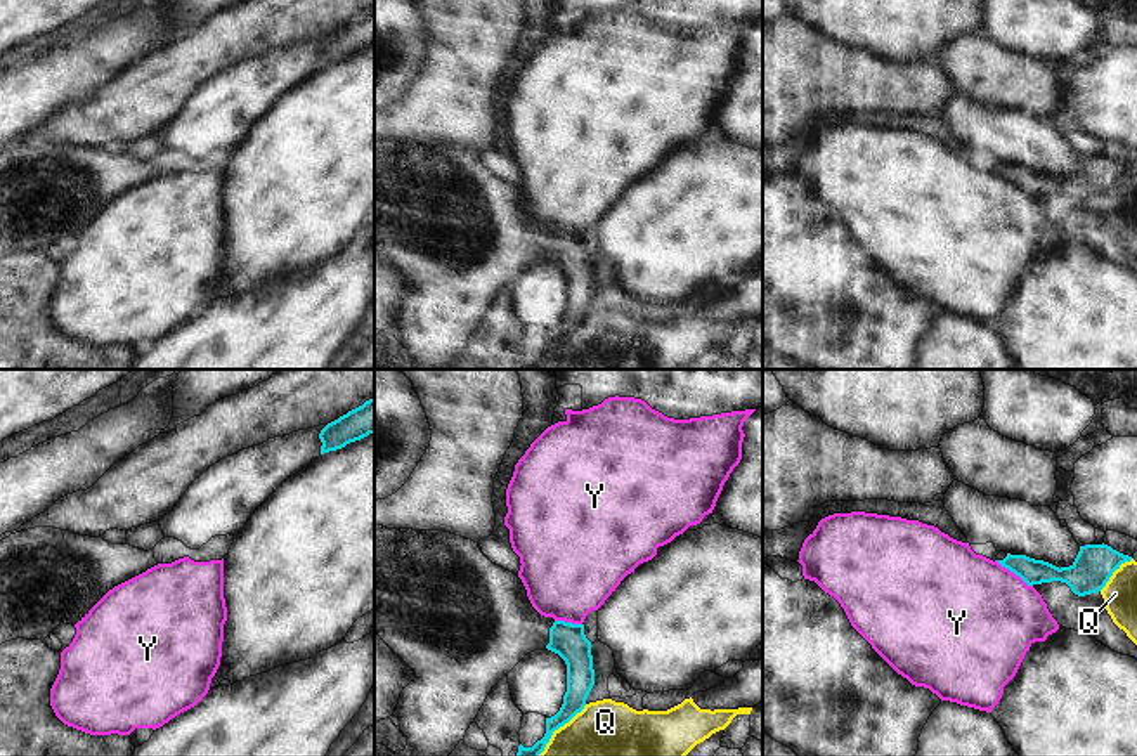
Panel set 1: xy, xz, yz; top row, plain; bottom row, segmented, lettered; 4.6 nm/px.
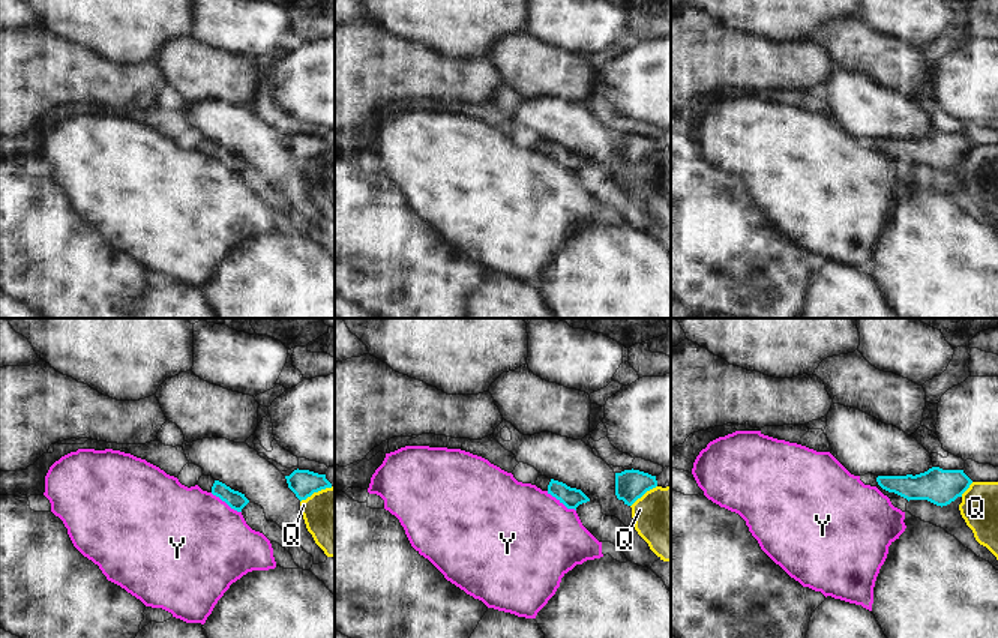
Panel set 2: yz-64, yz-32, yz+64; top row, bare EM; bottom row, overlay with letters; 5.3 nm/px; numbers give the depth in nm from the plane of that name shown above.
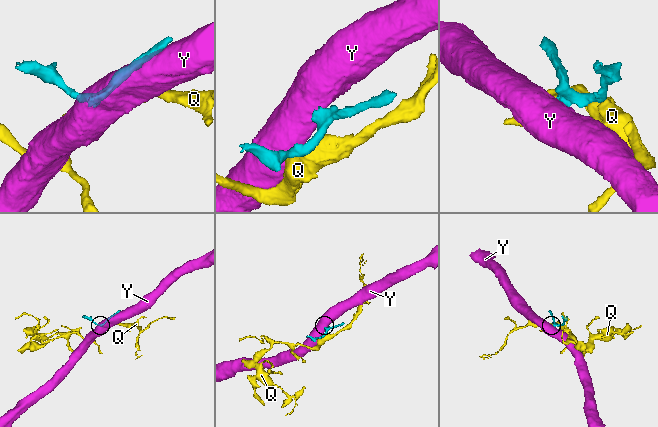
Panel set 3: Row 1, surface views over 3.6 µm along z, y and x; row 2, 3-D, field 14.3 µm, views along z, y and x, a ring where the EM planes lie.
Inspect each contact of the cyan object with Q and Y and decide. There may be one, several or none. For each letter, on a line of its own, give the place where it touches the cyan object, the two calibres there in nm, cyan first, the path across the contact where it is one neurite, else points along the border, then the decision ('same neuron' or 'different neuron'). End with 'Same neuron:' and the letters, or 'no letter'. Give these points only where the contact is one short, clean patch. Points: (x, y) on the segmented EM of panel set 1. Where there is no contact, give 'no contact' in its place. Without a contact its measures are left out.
Q: meets cyan in xz at (558, 727); 130 nm thick on the cyan side, 260 nm on the other; border along xz (586, 704), (553, 732), (538, 755); different neuron
Y: meets cyan in yz at (1014, 573); 120 nm thick on the cyan side, 500 nm on the other; border along yz (995, 560), (1032, 586); different neuron
Same neuron: no letter

